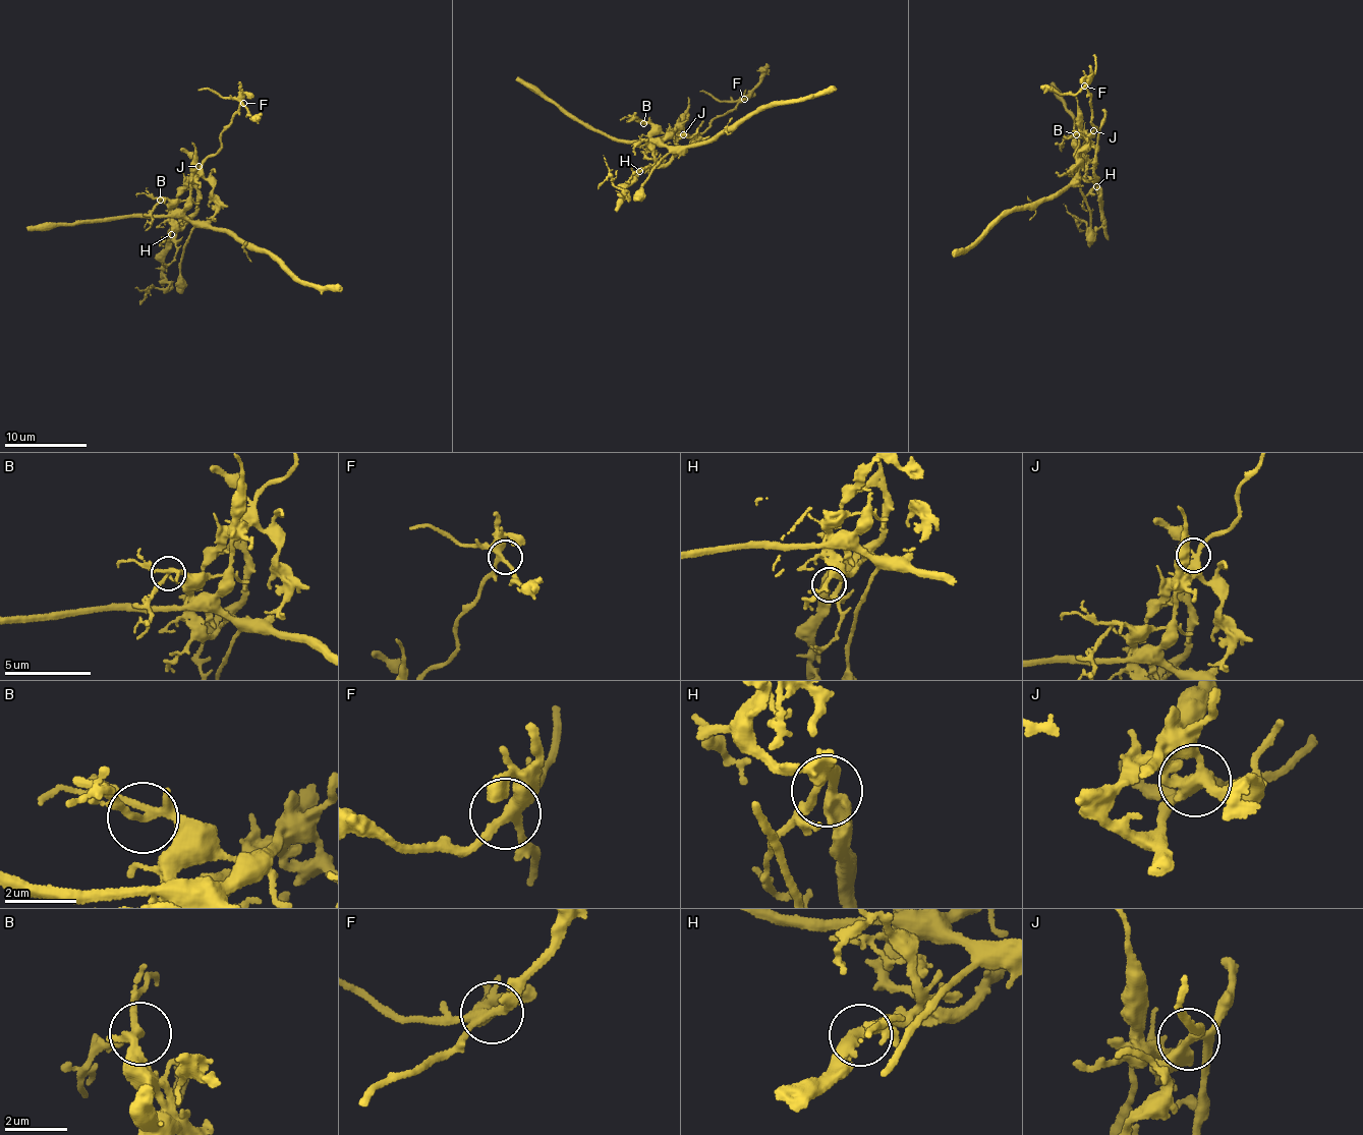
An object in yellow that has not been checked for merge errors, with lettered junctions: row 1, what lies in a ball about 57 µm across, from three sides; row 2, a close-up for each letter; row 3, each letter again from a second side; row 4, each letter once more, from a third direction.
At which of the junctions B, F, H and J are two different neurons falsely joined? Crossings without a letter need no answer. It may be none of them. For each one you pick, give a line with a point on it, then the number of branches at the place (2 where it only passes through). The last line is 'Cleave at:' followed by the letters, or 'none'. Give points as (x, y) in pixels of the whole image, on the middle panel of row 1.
J: (683, 134) | 5
Cleave at: J

